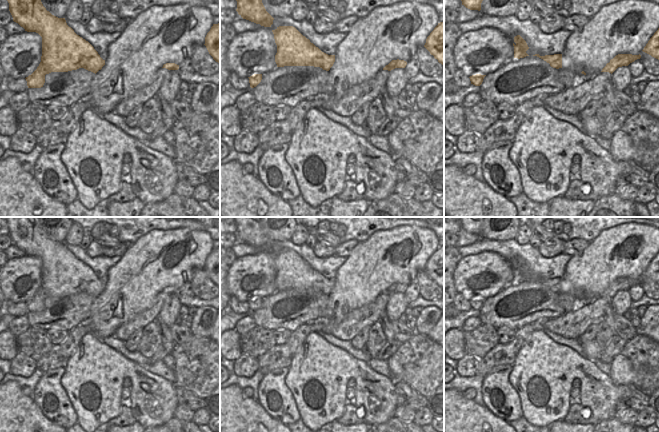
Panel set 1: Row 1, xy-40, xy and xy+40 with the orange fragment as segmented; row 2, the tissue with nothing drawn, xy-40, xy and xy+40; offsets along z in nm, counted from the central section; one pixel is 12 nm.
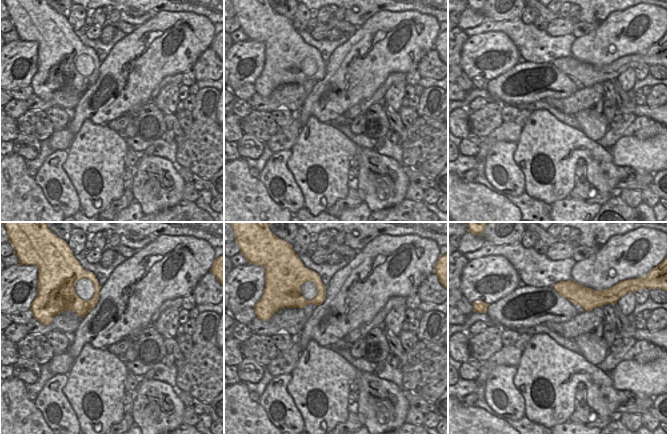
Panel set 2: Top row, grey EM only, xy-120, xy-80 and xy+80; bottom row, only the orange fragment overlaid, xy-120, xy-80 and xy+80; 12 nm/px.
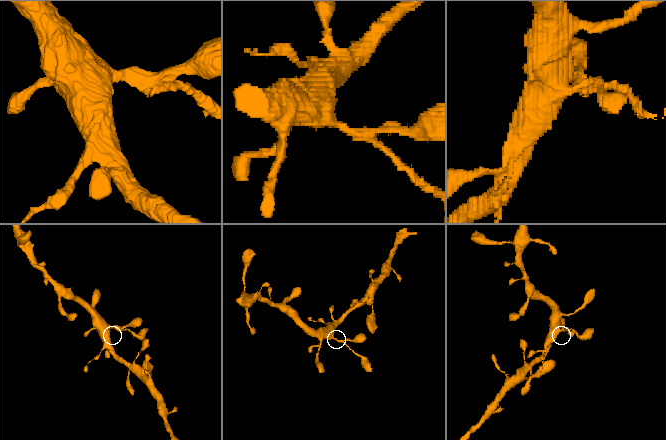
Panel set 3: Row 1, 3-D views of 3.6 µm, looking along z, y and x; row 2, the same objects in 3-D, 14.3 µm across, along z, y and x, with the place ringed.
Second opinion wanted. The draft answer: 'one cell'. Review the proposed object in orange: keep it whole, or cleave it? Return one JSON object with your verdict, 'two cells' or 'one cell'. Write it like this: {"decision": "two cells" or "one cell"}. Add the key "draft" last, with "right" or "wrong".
{"decision": "one cell", "draft": "right"}

